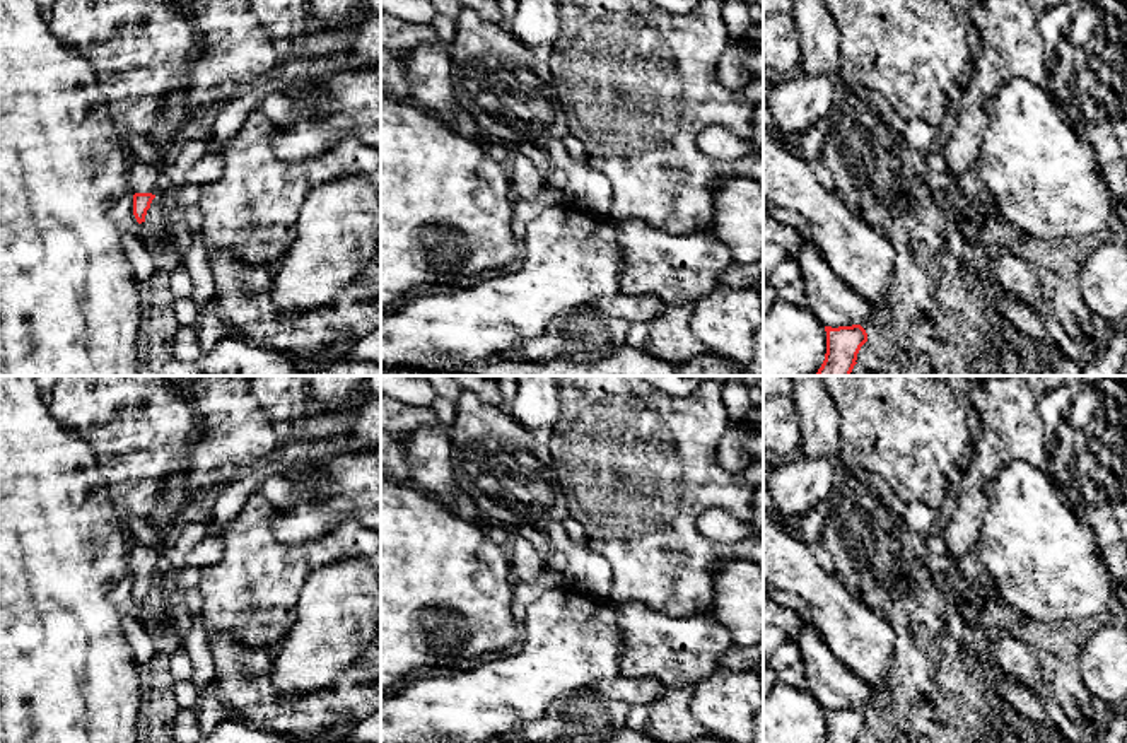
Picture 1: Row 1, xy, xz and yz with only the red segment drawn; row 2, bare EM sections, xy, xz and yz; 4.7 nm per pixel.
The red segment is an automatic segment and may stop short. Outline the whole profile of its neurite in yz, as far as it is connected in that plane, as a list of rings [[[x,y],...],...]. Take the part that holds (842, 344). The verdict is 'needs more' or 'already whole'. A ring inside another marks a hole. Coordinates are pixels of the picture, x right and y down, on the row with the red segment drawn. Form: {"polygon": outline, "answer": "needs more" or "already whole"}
{"polygon": [[[861,325],[825,326],[826,354],[821,367],[815,376],[850,376],[857,364],[857,354],[867,342],[867,333]]], "answer": "already whole"}

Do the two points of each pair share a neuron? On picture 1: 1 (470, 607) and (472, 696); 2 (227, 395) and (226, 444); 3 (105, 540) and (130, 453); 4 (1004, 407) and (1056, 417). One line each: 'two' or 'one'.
1: two
2: one
3: two
4: two

